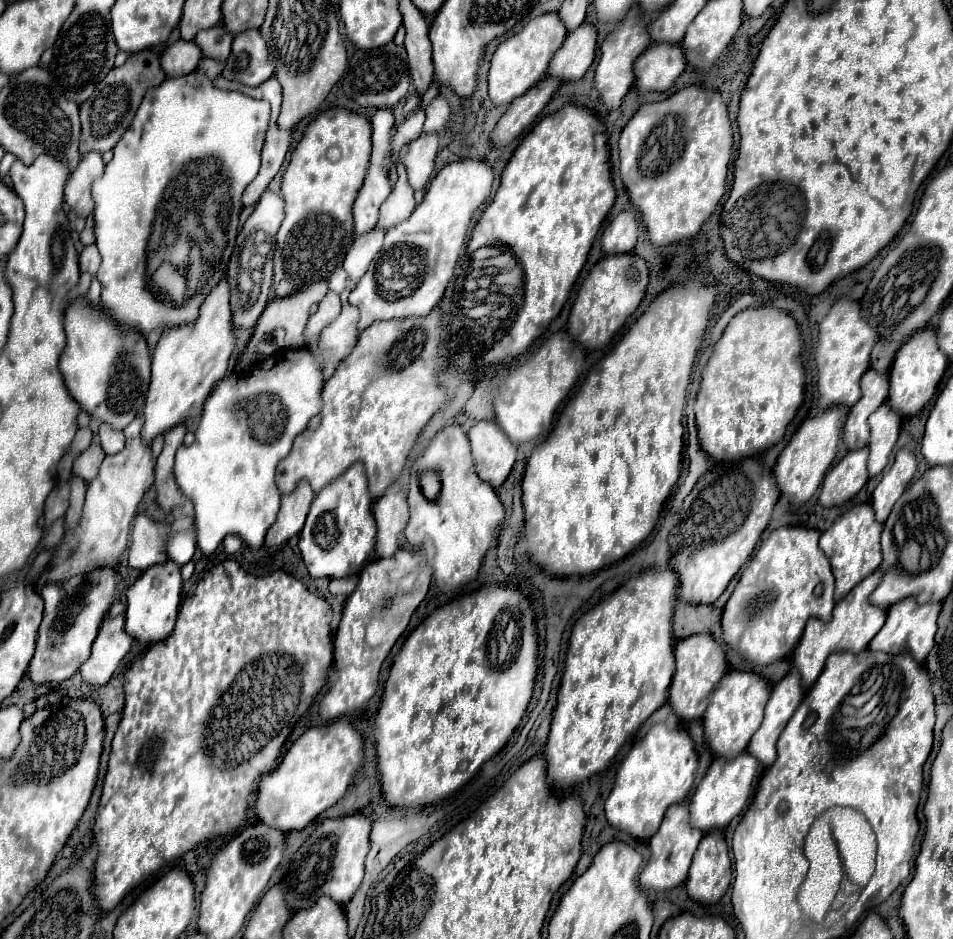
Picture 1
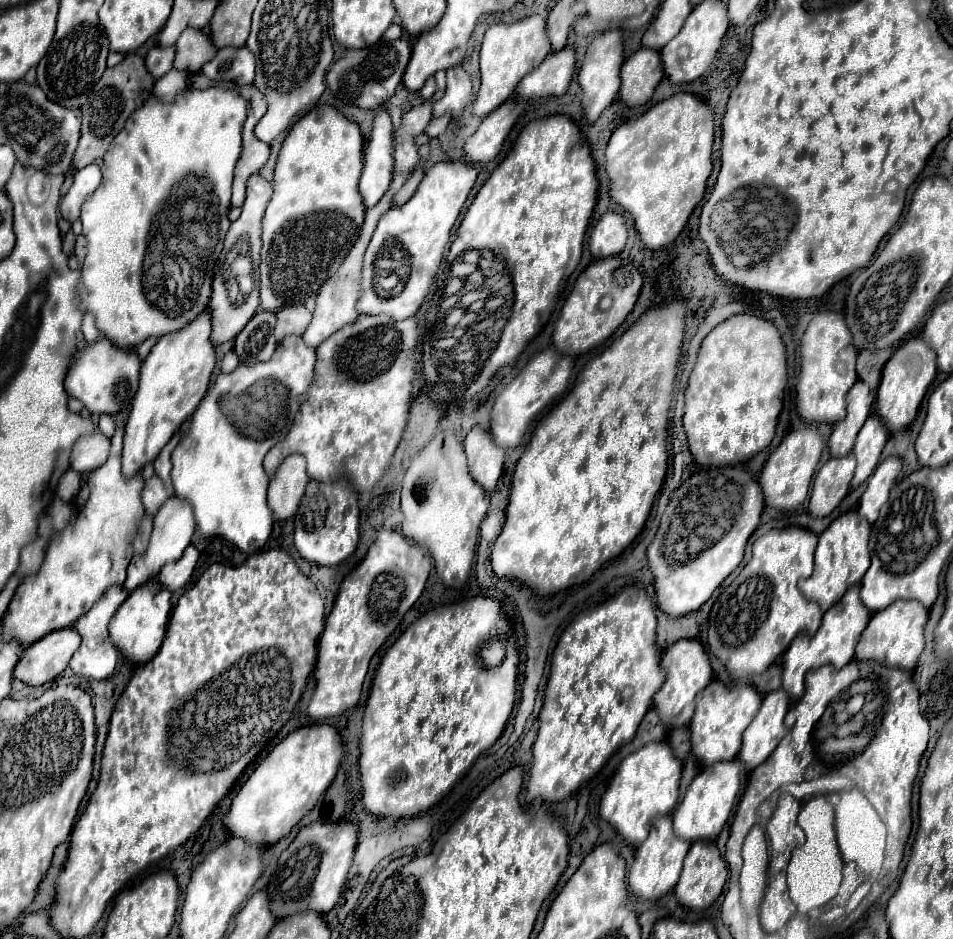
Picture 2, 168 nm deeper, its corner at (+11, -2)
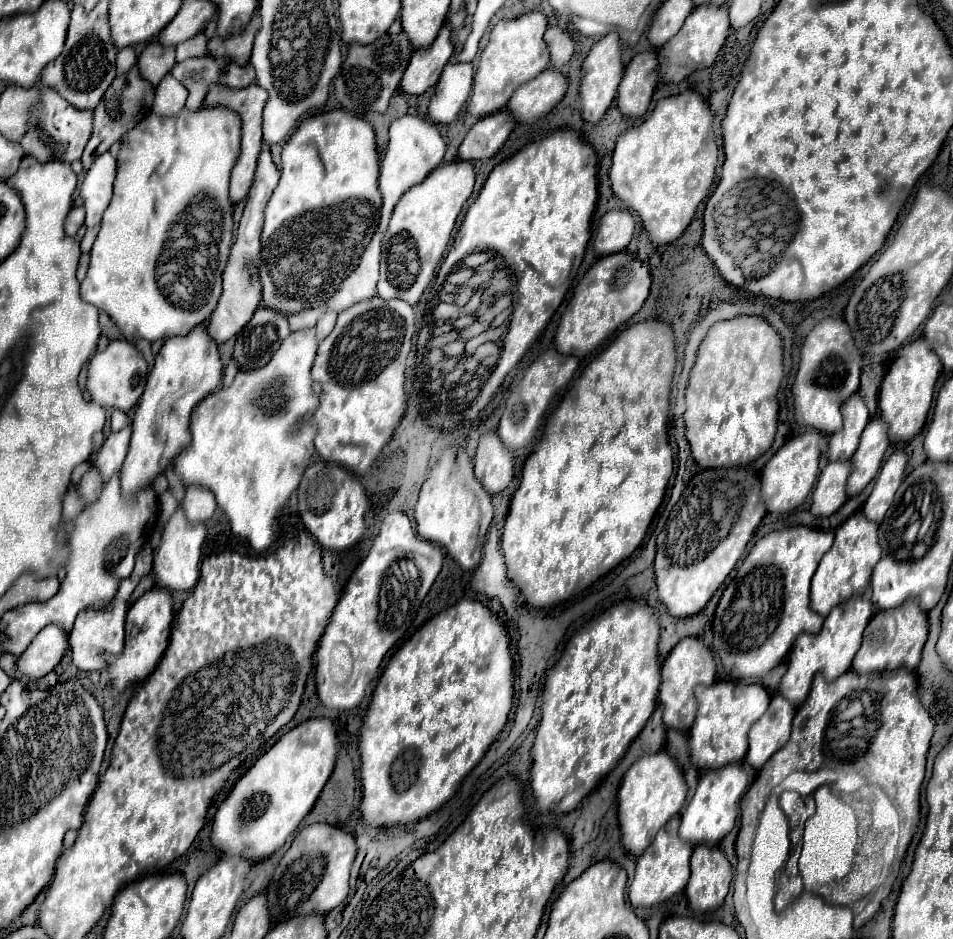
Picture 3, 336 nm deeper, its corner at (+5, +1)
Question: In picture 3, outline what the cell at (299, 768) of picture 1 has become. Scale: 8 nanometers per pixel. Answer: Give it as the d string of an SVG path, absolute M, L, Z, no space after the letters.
M313 718L289 730L239 778L231 794L219 806L211 828L211 842L221 854L243 852L243 856L251 860L269 858L311 812L335 768L337 752L339 742L329 718Z

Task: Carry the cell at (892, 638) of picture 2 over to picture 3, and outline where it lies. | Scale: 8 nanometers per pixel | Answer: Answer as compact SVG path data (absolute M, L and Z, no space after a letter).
M905 600L901 606L877 612L863 632L863 644L853 658L853 672L867 674L867 672L881 672L893 668L907 668L915 670L921 660L921 650L927 640L927 614L919 608L917 600Z

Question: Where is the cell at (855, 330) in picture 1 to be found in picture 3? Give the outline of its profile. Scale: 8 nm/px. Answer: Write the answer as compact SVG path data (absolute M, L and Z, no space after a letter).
M823 318L817 322L817 326L809 332L805 338L805 344L801 348L801 364L793 382L793 398L795 398L795 418L803 426L817 428L821 432L837 432L841 428L841 406L851 396L851 392L859 390L859 376L861 376L861 352L855 348L851 340L851 332L847 328L847 322L843 318Z

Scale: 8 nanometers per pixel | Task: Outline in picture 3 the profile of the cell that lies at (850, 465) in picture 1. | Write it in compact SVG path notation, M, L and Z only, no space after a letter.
M849 460L845 462L829 462L823 472L819 474L815 492L813 492L813 504L811 504L811 512L815 516L831 516L833 512L837 512L843 502L847 500L847 478L853 470L853 464Z

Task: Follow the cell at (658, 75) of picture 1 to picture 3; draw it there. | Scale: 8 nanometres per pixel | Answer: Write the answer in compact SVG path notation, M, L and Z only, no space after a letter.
M641 52L625 68L625 76L619 84L617 106L625 116L639 118L651 104L653 90L657 86L657 54Z

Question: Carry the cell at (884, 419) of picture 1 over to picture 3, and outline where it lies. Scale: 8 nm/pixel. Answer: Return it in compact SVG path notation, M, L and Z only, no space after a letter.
M873 418L871 424L867 424L867 428L863 430L861 444L851 458L851 462L855 464L855 472L851 472L851 480L847 482L849 496L859 494L877 476L887 448L887 424L883 424L881 418Z

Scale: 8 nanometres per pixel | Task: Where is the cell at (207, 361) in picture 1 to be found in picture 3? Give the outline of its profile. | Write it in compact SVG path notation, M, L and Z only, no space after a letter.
M199 324L185 338L171 336L165 340L163 348L155 356L153 370L147 378L145 392L139 400L135 418L133 418L133 436L129 454L121 468L121 490L129 498L139 488L151 484L151 480L165 470L169 462L187 446L191 440L189 418L193 408L221 382L223 364L217 352L217 344L207 334L207 328Z

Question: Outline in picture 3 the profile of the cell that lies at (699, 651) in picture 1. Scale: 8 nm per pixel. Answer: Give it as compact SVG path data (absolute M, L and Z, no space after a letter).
M683 638L665 658L661 668L661 688L659 688L659 702L663 706L663 722L667 728L675 730L689 730L695 714L695 686L697 684L713 684L715 682L715 660L711 650L699 638Z

